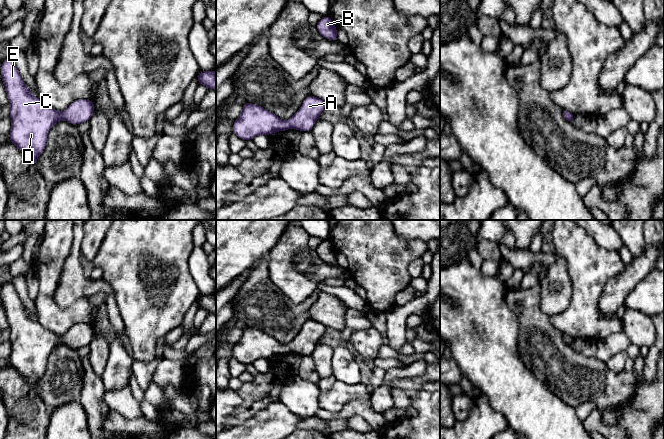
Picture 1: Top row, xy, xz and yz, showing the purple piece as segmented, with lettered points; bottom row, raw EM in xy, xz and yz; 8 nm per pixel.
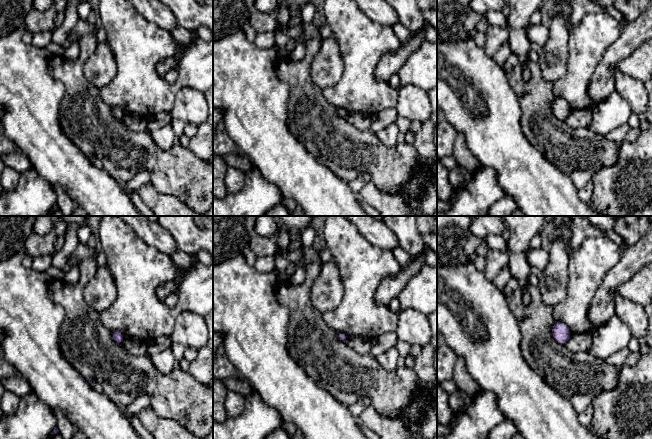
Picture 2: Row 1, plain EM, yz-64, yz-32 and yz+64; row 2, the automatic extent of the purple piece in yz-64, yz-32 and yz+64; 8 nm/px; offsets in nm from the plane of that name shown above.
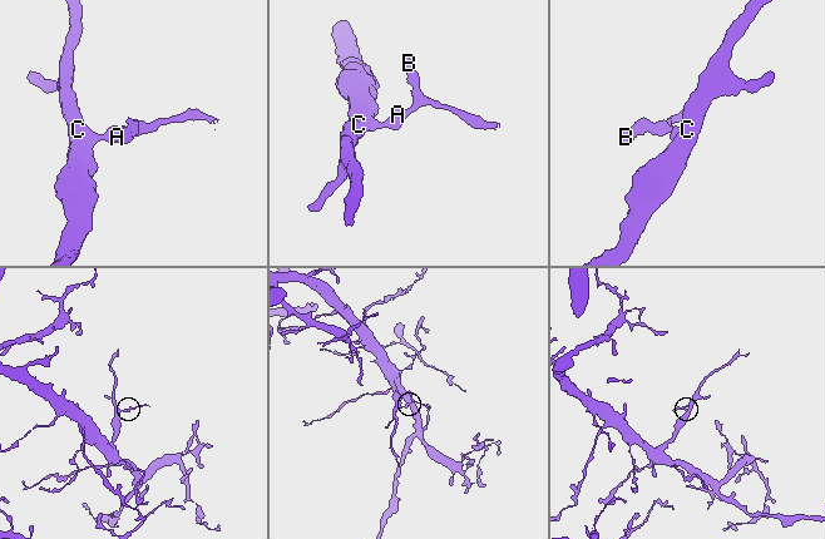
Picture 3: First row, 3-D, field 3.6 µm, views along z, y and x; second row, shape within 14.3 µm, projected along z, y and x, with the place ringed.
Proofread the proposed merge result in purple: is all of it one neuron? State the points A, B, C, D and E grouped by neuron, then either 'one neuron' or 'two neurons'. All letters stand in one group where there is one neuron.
A B C D E | one neuron

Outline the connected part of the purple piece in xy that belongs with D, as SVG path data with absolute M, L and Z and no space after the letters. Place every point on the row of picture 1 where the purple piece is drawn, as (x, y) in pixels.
M7 58L1 66L2 82L5 86L10 104L10 115L12 125L9 140L27 156L32 155L34 162L37 161L47 143L47 135L51 127L60 120L66 120L72 125L78 125L90 120L95 105L93 100L77 99L64 112L56 111L43 103L38 96L29 92L29 88L23 82L12 58Z

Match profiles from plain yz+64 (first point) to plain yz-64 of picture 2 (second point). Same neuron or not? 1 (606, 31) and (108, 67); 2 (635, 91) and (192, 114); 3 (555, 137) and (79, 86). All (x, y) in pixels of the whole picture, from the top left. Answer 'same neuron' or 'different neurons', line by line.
1: different neurons
2: same neuron
3: same neuron

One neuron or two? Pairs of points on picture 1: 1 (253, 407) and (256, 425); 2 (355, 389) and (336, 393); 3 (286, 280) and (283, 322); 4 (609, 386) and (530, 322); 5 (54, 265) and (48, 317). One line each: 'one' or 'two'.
1: two
2: one
3: two
4: one
5: one

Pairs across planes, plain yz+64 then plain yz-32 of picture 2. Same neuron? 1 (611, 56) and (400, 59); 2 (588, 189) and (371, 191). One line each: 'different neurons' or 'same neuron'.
1: same neuron
2: same neuron

